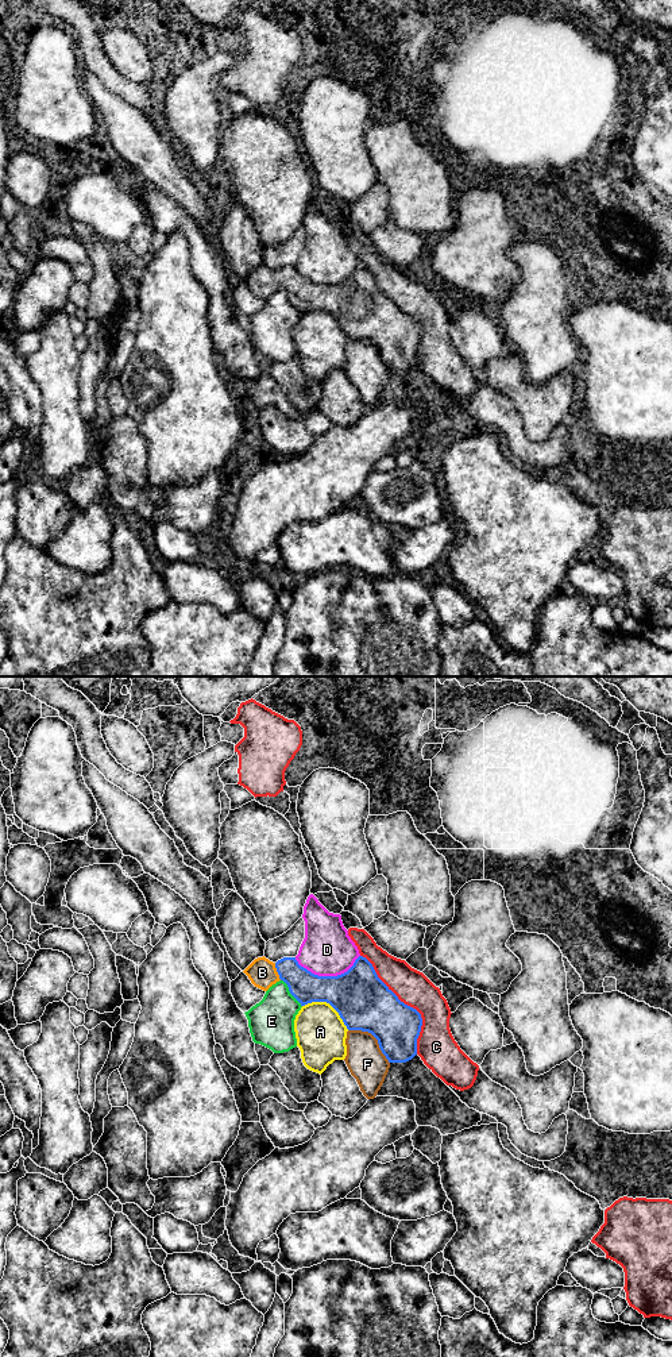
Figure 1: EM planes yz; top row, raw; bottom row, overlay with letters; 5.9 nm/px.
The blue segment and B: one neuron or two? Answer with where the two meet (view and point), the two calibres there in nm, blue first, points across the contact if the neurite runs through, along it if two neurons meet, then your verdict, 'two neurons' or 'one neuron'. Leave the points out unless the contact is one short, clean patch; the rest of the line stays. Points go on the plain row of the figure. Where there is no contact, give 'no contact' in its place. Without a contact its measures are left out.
contact yz (277, 280); calibres 190 and 170 nm; way yz (306, 296), (289, 280), (277, 280), (262, 281); one neuron

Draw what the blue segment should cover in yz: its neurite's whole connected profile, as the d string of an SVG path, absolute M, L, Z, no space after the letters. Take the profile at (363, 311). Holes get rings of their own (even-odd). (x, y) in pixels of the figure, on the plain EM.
M264 265L255 267L243 281L255 296L263 300L283 289L301 315L312 311L329 312L339 321L348 339L371 342L378 348L389 371L406 371L417 363L417 347L422 335L421 323L401 311L363 265L359 265L347 281L337 285L314 284L301 275L296 266L283 266L273 271Z

